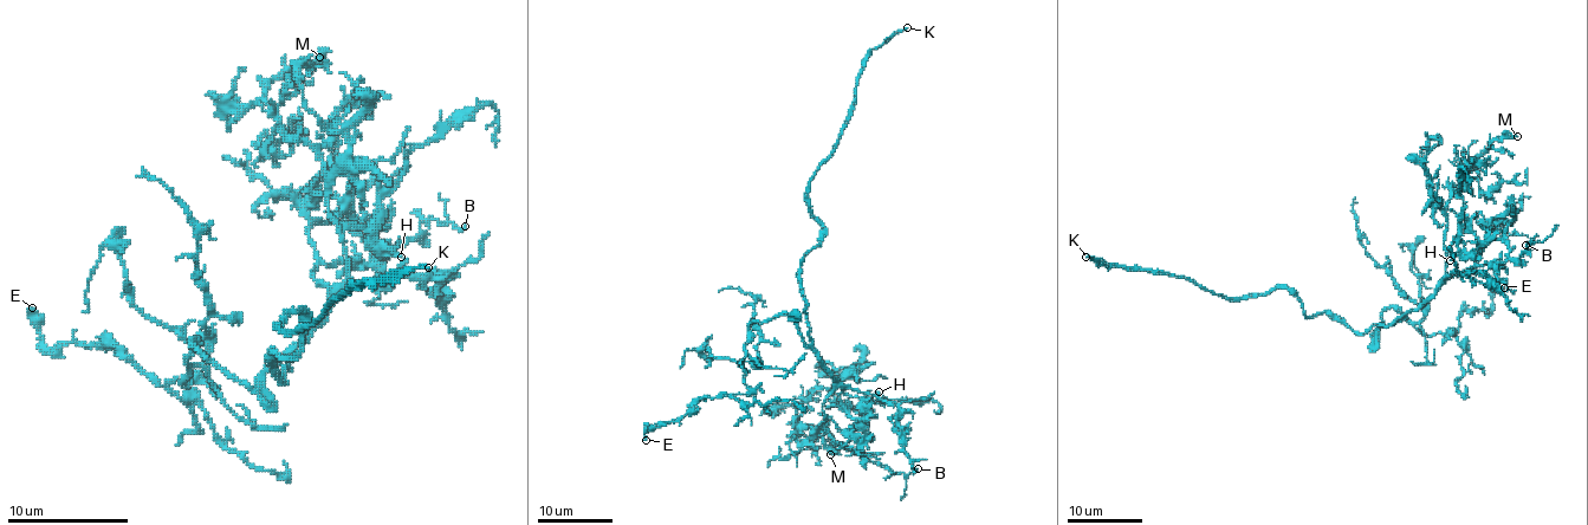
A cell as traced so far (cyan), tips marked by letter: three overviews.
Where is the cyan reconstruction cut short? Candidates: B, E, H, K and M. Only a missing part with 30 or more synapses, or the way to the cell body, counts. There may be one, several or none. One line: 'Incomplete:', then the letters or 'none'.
Incomplete: H, K

